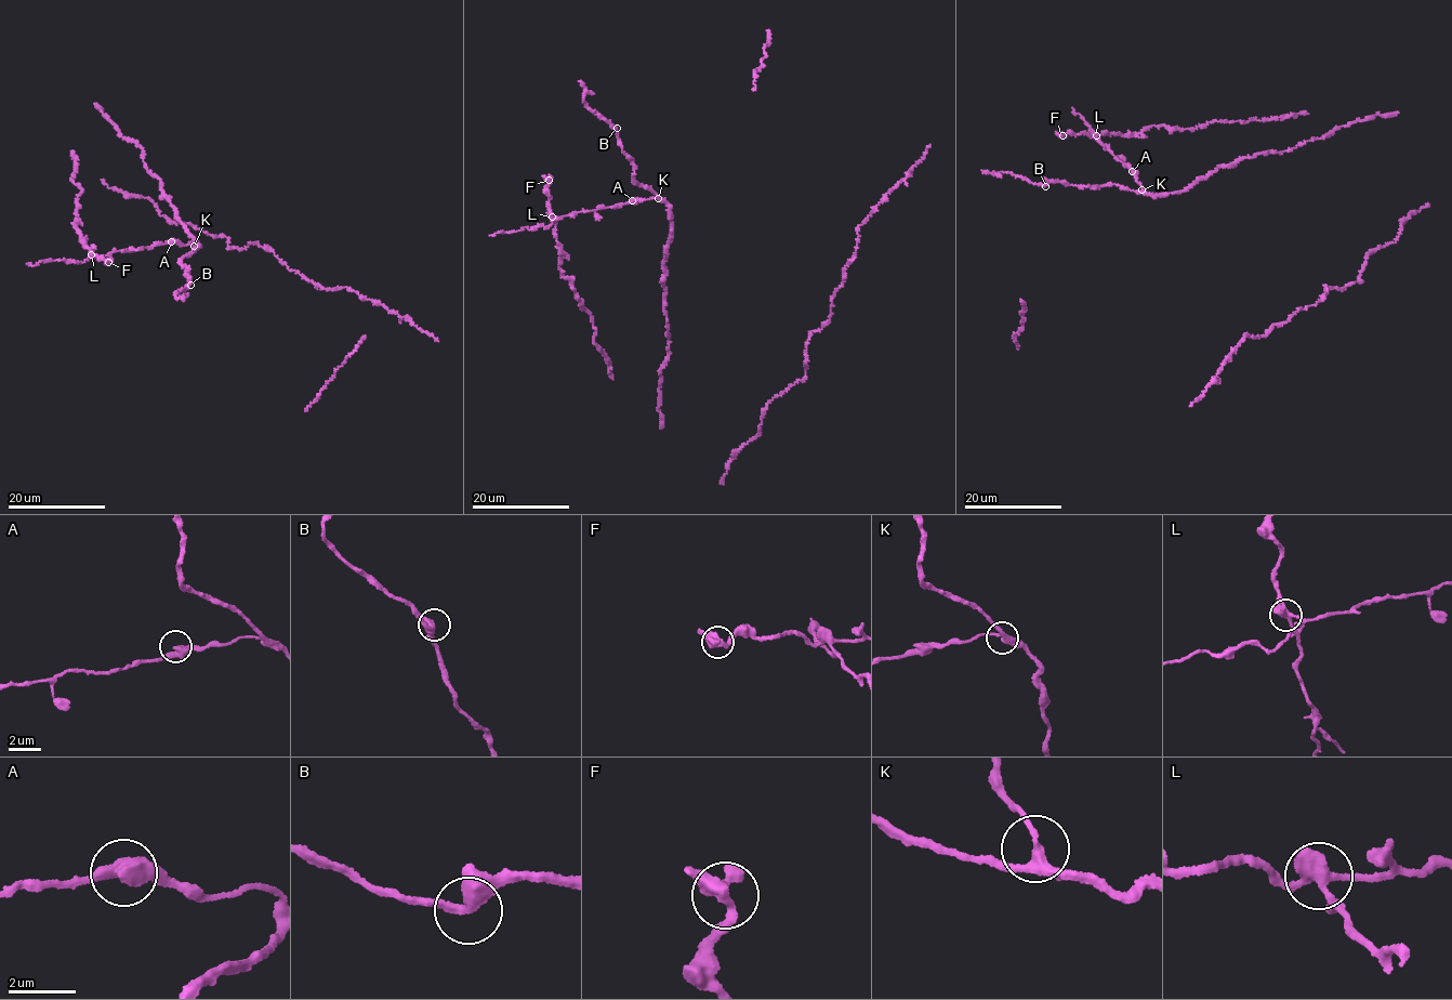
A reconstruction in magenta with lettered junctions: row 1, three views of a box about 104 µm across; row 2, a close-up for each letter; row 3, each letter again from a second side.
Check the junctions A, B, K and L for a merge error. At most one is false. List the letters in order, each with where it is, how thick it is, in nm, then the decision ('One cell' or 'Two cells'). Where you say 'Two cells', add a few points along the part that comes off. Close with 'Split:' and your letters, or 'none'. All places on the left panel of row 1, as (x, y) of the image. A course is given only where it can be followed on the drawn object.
A: Place: (171, 241). Thickness 340 nm. One cell
B: Place: (190, 285). Thickness 320 nm. One cell
K: Place: (194, 246). Thickness 280 nm. One cell
L: Place: (91, 254). Thickness 400 nm. Two cells. Course of the part to remove: (91, 254), (74, 227), (78, 220), (75, 213), (78, 196), (82, 191), (70, 180), (75, 170), (73, 152)
Split: L

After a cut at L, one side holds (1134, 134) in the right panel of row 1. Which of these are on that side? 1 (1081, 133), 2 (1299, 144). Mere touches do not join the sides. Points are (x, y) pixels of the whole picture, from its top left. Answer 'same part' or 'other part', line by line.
1: same part
2: other part

